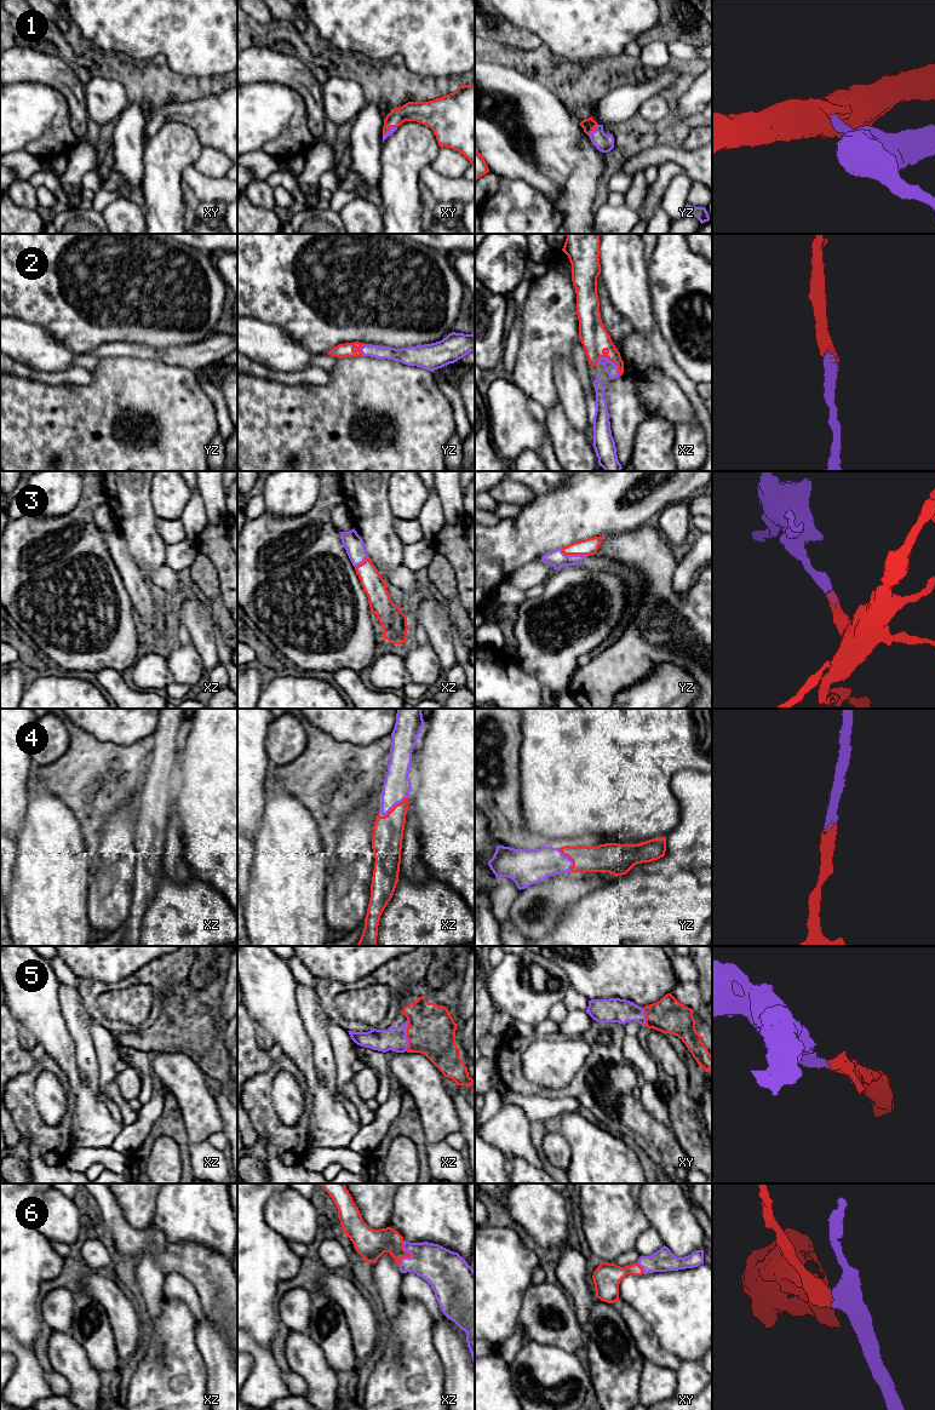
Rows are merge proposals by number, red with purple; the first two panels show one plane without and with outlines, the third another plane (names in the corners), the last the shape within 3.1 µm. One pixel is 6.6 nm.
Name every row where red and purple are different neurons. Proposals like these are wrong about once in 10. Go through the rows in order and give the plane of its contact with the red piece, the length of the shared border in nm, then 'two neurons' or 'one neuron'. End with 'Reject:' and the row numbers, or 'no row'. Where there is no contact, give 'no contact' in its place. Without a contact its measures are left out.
1: meets red in yz; contact 100 nm long; one neuron
2: meets red in xz; contact 180 nm long; one neuron
3: meets red in yz; contact 190 nm long; one neuron
4: meets red in xz; contact 220 nm long; one neuron
5: meets red in xz; contact 200 nm long; one neuron
6: meets red in xz; contact 190 nm long; one neuron
Reject: no row

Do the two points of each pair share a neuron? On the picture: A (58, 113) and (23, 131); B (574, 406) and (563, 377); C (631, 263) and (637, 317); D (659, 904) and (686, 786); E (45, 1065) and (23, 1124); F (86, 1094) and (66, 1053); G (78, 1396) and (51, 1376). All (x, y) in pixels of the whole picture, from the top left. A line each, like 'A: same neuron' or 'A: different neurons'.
A: same neuron
B: same neuron
C: same neuron
D: same neuron
E: same neuron
F: same neuron
G: different neurons

